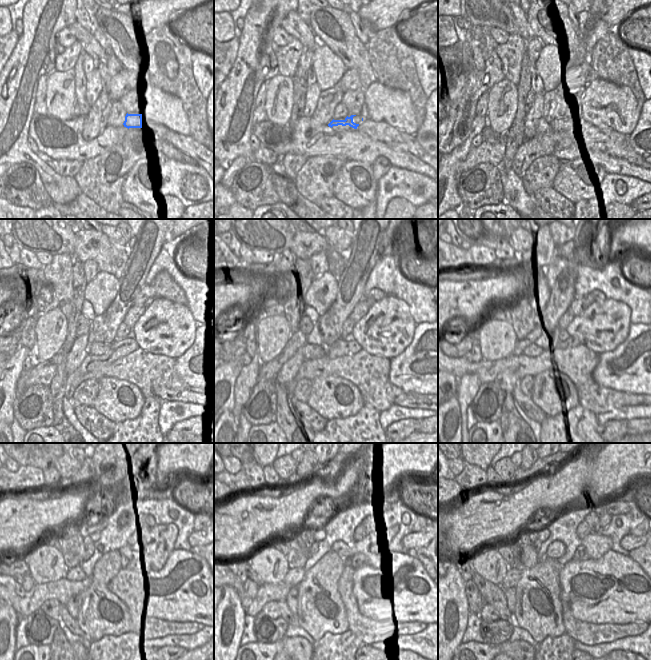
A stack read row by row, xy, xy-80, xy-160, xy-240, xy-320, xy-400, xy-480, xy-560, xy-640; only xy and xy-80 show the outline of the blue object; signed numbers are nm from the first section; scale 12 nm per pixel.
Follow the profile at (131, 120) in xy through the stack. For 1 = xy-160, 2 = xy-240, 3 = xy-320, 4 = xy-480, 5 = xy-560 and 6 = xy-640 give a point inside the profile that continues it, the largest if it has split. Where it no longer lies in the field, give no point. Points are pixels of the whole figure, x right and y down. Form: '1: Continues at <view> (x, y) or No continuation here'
1: Continues at xy-160 (553, 124)
2: Continues at xy-240 (95, 348)
3: Continues at xy-320 (310, 351)
4: Continues at xy-480 (75, 574)
5: Continues at xy-560 (294, 576)
6: Continues at xy-640 (513, 575)

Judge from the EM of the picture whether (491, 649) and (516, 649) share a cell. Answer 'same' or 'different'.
same

